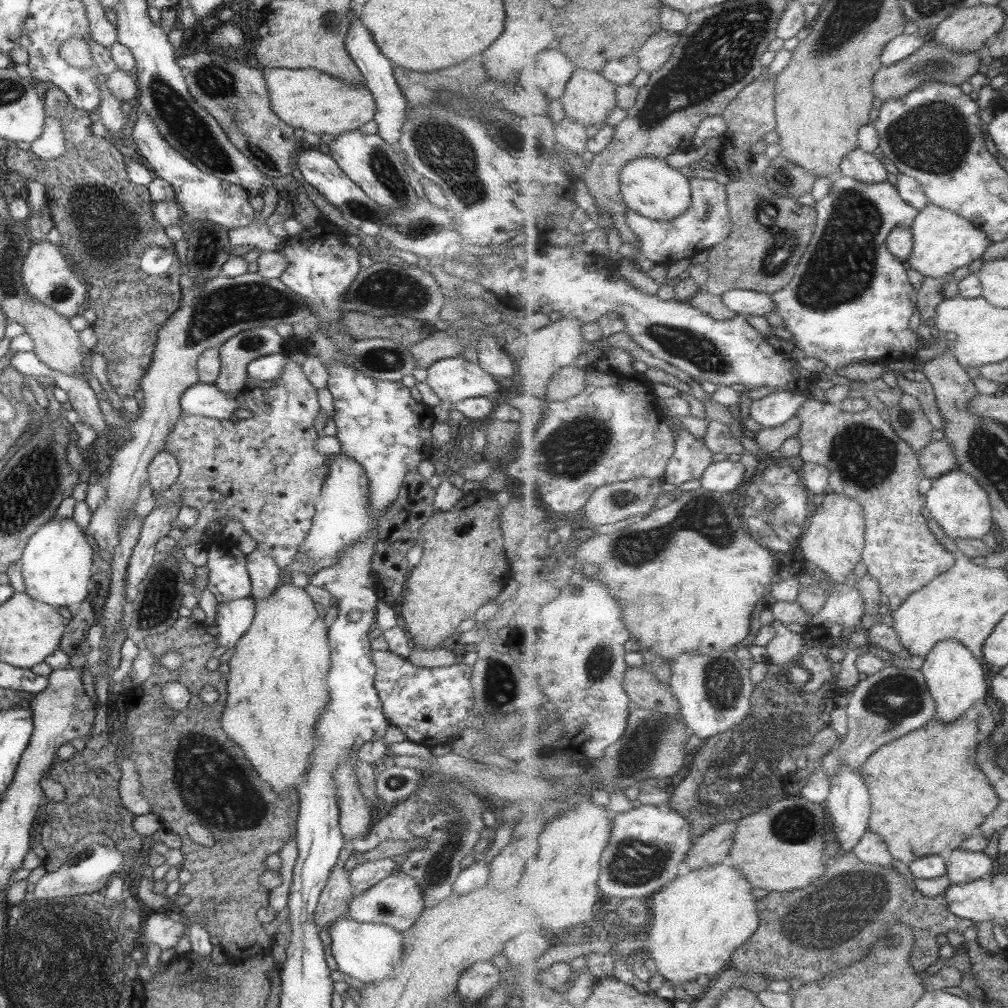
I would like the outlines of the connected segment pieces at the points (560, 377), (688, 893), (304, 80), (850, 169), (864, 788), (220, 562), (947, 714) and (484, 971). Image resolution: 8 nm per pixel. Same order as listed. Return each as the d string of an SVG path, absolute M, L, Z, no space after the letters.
M574 365L559 369L549 381L545 399L567 401L581 394L586 387L586 371Z
M726 861L723 864L715 864L713 866L707 866L706 868L700 868L699 870L686 872L685 874L678 876L669 885L665 885L659 892L653 894L651 907L651 910L653 911L651 915L653 922L647 927L648 937L647 940L644 941L644 950L648 956L653 958L657 966L657 972L673 986L681 985L683 987L685 982L695 981L701 974L705 974L708 978L714 980L724 969L730 967L734 952L741 948L743 944L755 934L755 931L758 930L761 922L758 913L758 900L751 894L753 888L755 888L755 886L747 880L747 877L734 866L730 866Z
M264 69L263 81L269 97L269 109L291 129L300 128L320 137L331 134L334 137L356 130L362 124L373 120L375 103L367 87L361 84L351 87L315 69Z
M861 148L851 152L843 159L842 175L853 176L863 182L885 182L887 180L887 168L883 161L875 158L872 153L865 152Z
M846 764L838 766L838 774L831 778L829 794L825 800L826 808L831 815L831 837L840 844L839 852L853 852L863 839L870 826L870 818L873 812L870 788L863 780L862 773L857 772Z
M226 539L227 544L231 544L227 548L227 554L218 551L215 544L206 546L207 561L205 568L207 568L207 584L205 589L213 594L216 603L229 602L229 600L237 600L237 598L247 598L251 594L251 586L249 574L246 570L246 556L243 555L236 546L236 542Z
M955 638L943 640L926 656L920 671L925 675L929 691L935 698L936 718L954 722L972 711L975 704L984 701L989 686L982 663L983 660L979 660L970 648Z
M490 961L475 962L458 978L455 995L458 1001L469 1006L474 1000L484 998L496 987L500 972Z

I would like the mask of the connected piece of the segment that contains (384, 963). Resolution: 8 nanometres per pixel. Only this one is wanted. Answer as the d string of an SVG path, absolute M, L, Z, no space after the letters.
M347 916L339 917L333 921L327 928L327 934L330 938L330 953L334 958L335 964L339 971L362 984L381 980L392 975L395 965L398 965L400 959L401 935L393 928L379 923L360 923Z

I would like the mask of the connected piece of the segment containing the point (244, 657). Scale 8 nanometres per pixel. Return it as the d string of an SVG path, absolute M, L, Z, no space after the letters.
M283 584L273 591L273 595L253 602L253 621L245 635L239 637L234 646L235 651L227 662L230 667L225 674L227 696L220 716L221 728L243 750L259 778L267 782L273 792L288 795L287 790L296 790L302 776L312 766L316 724L329 703L325 686L330 669L327 627L323 615L315 611L312 600L303 588Z

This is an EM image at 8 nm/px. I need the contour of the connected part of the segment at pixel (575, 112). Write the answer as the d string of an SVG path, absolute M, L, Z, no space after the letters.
M576 68L557 110L562 116L602 127L617 108L617 85L602 73Z

